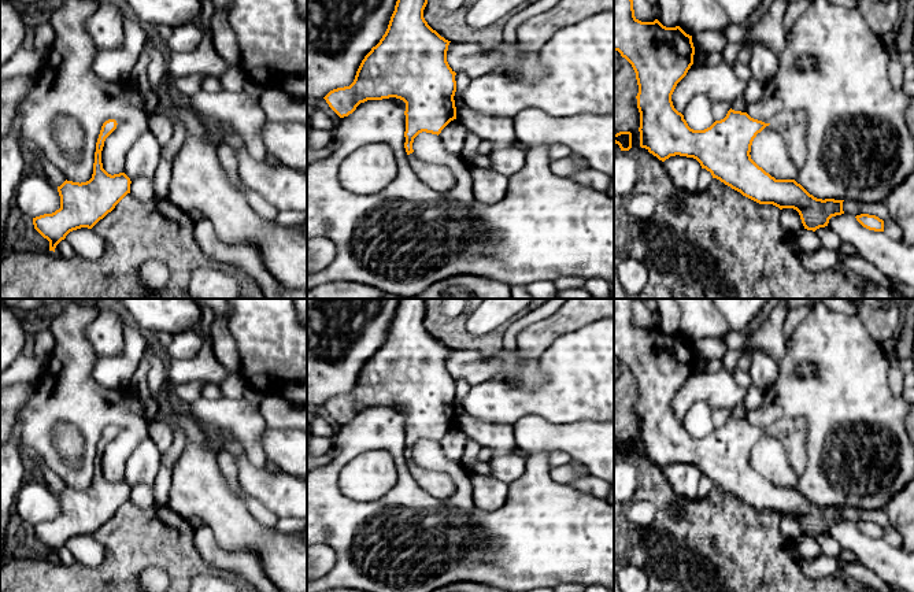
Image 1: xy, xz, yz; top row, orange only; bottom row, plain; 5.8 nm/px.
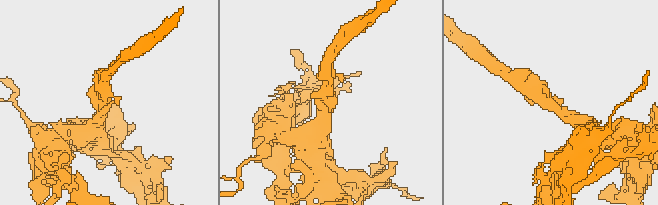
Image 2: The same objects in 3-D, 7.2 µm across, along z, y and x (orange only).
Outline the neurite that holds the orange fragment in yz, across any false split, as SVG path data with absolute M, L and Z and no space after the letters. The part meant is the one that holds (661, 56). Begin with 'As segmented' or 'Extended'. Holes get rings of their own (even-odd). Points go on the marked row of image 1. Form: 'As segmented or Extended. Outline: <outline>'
As segmented. Outline: M614 0L614 51L618 51L633 67L639 85L637 108L640 112L640 147L665 162L670 156L696 159L702 169L711 173L743 196L759 203L799 212L804 229L815 232L829 219L844 214L843 201L817 199L795 180L776 180L751 159L751 145L758 133L770 123L751 118L747 112L729 110L726 116L704 130L693 130L671 101L677 84L693 64L692 36L680 26L666 27L658 19L641 22L634 16L633 0Z

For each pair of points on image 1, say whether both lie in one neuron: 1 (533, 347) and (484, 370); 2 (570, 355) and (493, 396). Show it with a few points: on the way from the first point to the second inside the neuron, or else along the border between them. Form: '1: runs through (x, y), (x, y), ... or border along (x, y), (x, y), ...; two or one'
1: border along (517, 347), (524, 355), (537, 359); two
2: runs through (561, 377), (539, 399), (515, 399); one

